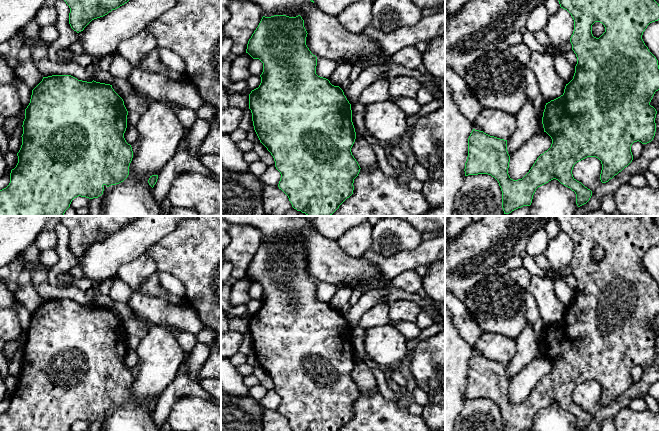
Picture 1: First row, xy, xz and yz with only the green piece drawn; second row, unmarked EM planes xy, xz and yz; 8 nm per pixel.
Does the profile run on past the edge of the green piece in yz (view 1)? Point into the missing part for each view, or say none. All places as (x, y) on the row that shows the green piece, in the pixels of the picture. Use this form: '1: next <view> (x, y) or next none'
1: next none

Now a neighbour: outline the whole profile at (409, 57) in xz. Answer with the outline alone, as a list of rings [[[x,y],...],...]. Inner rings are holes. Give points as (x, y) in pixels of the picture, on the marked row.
[[[415,46],[403,48],[390,56],[386,63],[363,69],[357,80],[352,82],[348,89],[343,90],[344,95],[349,103],[353,104],[366,87],[384,79],[385,73],[394,66],[403,66],[412,70],[422,69],[422,55]]]

